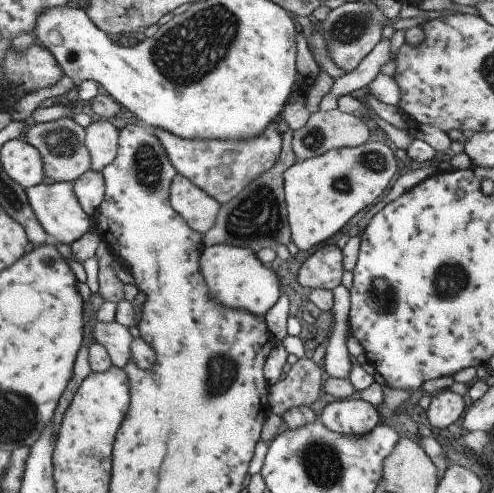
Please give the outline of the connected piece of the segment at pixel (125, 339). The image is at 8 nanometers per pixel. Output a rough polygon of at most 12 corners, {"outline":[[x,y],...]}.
{"outline":[[116,321],[97,322],[94,336],[116,367],[132,361],[137,336]]}

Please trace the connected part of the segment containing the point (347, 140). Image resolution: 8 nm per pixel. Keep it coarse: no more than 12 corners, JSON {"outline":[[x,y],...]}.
{"outline":[[340,109],[295,131],[300,161],[357,147],[368,126]]}

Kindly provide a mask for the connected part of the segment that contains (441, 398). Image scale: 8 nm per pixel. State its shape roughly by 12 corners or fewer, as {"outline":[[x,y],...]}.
{"outline":[[444,389],[431,395],[426,411],[436,428],[451,428],[466,402]]}

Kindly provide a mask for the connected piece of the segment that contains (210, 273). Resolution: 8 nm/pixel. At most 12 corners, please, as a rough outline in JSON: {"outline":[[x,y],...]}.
{"outline":[[206,247],[212,298],[266,317],[284,294],[253,248]]}

